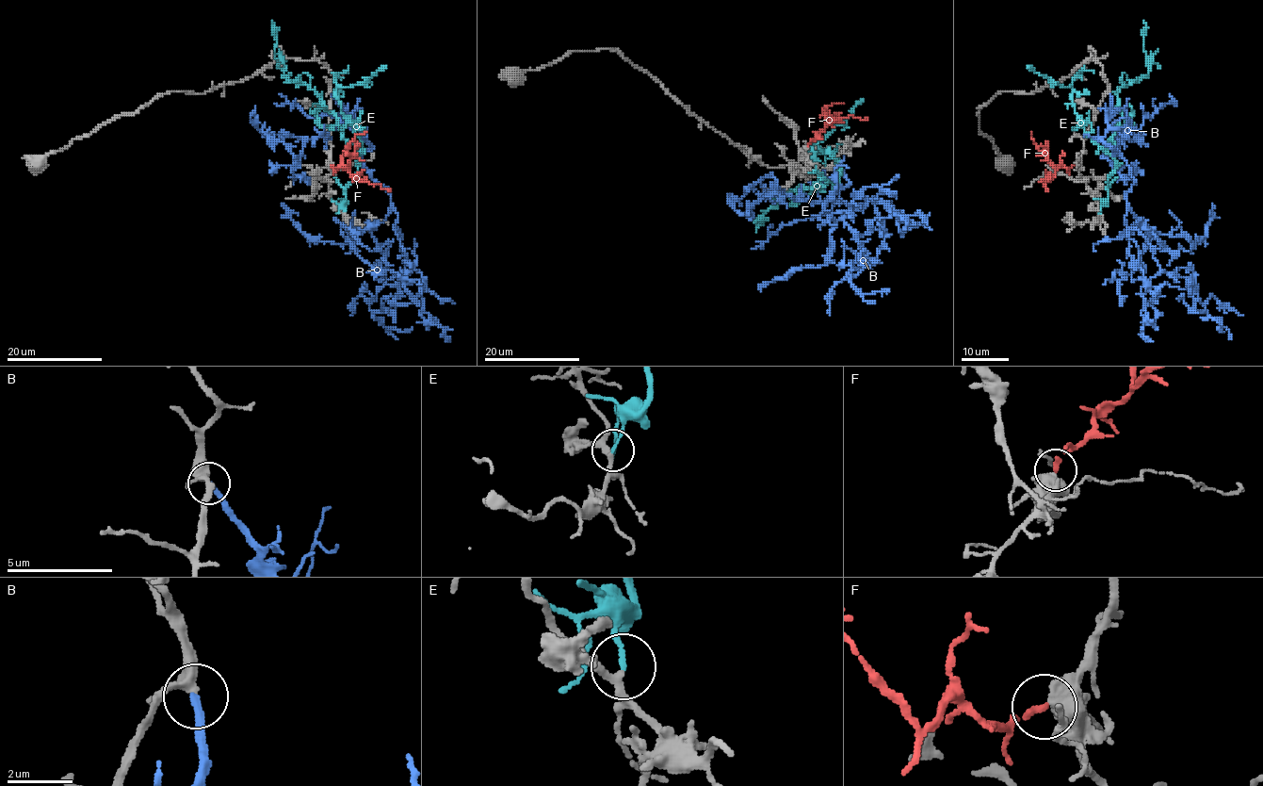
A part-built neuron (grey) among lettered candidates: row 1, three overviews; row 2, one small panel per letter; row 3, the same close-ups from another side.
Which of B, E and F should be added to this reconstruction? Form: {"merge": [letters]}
{"merge": ["B", "F"]}

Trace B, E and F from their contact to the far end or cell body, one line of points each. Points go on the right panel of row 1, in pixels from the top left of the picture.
B: (1110, 94), (1102, 140), (1134, 179), (1125, 195), (1127, 227), (1146, 239), (1162, 272), (1193, 282), (1218, 327)
E: (1100, 209), (1115, 167), (1106, 145), (1121, 116), (1118, 90), (1147, 73), (1143, 21)
F: (1074, 166), (1066, 168), (1060, 165), (1057, 168), (1038, 147), (1030, 136), (1032, 132)

